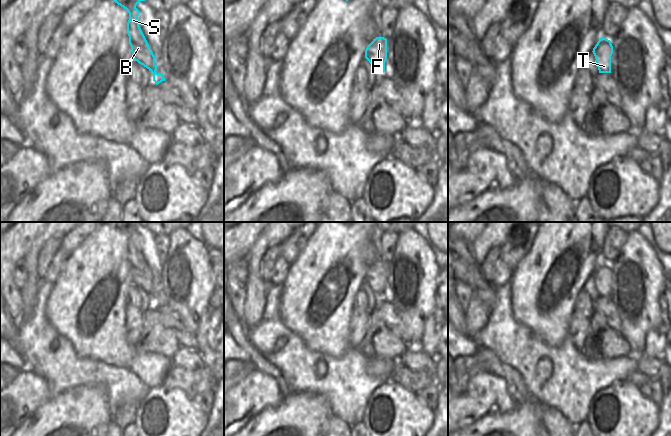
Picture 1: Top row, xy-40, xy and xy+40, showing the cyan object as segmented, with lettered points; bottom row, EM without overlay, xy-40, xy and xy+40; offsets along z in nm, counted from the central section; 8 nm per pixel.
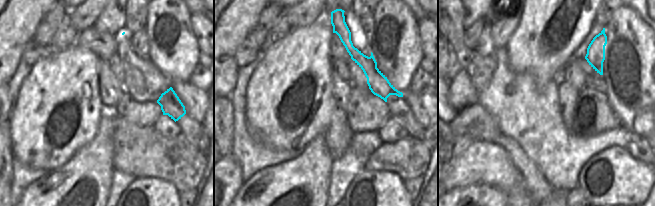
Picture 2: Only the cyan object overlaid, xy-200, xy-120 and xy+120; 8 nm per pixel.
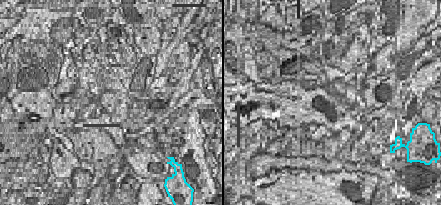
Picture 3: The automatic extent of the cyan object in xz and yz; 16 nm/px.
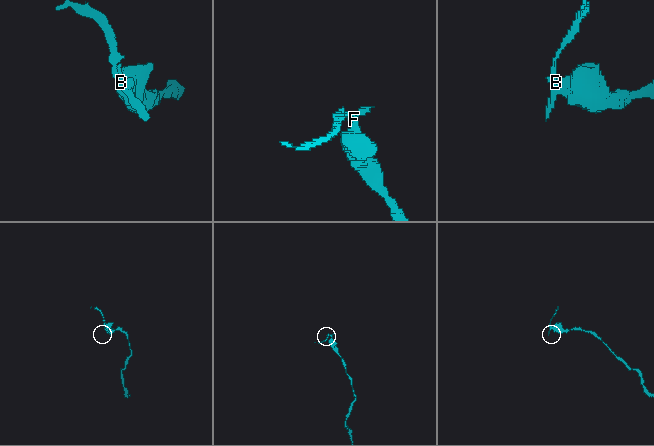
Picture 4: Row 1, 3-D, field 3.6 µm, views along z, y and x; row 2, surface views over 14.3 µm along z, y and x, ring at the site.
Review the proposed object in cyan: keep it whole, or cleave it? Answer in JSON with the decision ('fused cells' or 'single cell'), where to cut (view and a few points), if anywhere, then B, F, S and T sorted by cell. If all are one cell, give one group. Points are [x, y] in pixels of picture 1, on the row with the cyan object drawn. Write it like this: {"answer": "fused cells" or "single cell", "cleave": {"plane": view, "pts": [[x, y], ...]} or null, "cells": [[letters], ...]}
{"answer": "fused cells", "cleave": {"plane": "xy", "pts": [[370, 43], [369, 53], [374, 68]]}, "cells": [["B", "S"], ["F", "T"]]}

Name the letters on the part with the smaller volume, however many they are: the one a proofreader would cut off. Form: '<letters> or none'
B, S

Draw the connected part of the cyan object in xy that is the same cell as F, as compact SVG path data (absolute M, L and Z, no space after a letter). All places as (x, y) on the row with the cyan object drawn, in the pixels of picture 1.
M381 36L376 37L370 44L369 52L375 66L374 69L379 73L383 73L387 60L387 39Z

